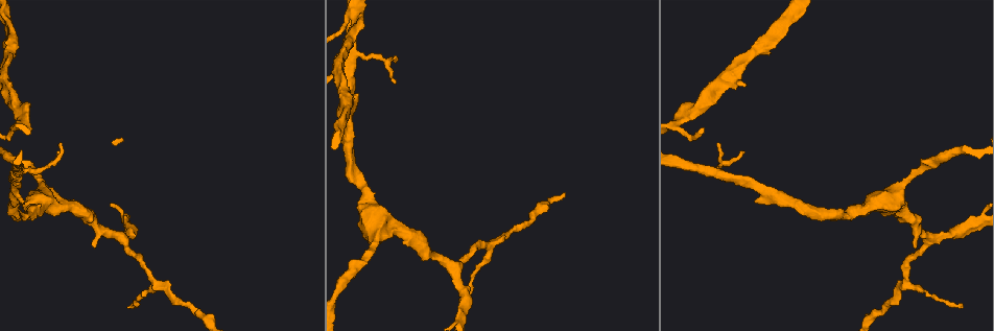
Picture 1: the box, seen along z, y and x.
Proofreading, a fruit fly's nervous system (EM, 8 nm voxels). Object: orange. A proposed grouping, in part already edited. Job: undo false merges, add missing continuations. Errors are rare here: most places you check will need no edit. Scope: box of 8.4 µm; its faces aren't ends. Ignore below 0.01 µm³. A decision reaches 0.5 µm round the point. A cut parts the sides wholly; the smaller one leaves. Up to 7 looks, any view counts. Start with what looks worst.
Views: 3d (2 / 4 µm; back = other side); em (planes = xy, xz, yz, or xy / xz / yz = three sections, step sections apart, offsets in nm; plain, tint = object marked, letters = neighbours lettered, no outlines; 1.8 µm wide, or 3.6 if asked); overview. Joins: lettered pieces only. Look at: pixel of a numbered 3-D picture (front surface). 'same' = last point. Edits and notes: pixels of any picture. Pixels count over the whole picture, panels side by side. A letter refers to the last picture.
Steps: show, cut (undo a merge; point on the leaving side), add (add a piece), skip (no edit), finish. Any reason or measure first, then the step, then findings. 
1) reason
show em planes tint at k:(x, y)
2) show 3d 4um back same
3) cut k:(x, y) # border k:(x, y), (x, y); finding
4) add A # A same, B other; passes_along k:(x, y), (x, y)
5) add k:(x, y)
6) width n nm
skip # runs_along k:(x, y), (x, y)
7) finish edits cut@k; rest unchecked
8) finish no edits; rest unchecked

branch stops here
show 3d 2um at 1:(963, 307)

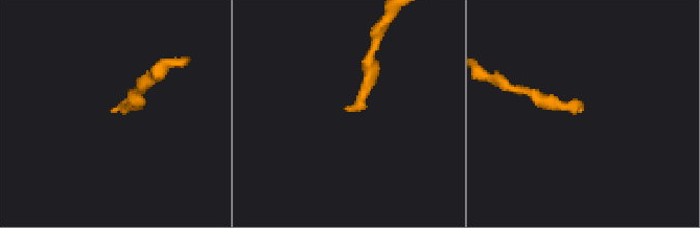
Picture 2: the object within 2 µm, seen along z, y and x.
show em yz step 16 tint at 2:(346, 108)

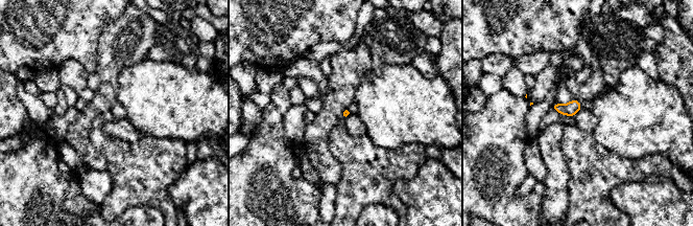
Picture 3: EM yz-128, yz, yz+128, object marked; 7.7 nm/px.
show em planes letters same

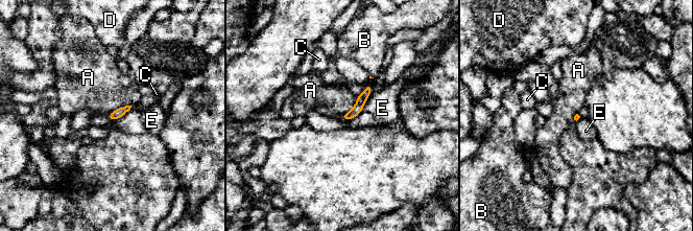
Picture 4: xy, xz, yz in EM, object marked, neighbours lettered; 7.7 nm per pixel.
skip # A other, B other, C other, D other, E other; runs_along 4:(368, 86), (359, 106), (343, 117); no lettered piece goes on from it

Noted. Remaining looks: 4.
thick turns thin
show 3d 2um at 1:(368, 199)

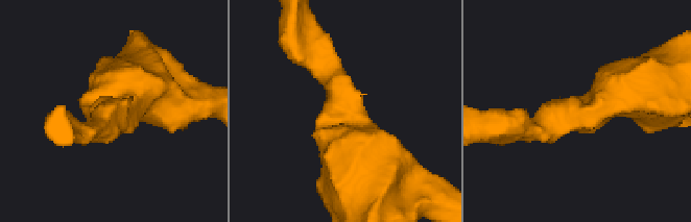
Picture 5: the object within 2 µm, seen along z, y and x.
need the tissue
show em 3.6um xy step 4 tint at 5:(340, 115)

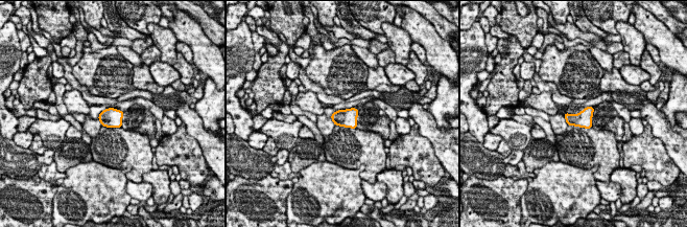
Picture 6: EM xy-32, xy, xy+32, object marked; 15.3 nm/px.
another direction
show em 3.6um planes letters same

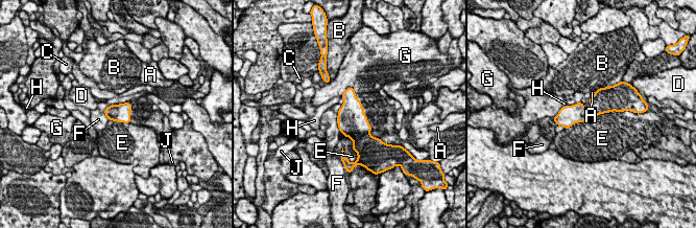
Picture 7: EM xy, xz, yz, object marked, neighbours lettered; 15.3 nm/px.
width 280 nm
skip # A other, B other, C other, D other, E other, F other, G other, H other, J other; border 7:(619, 111), (597, 114), (567, 130); all the same neuron

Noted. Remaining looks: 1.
finish no edits; rest unchecked

